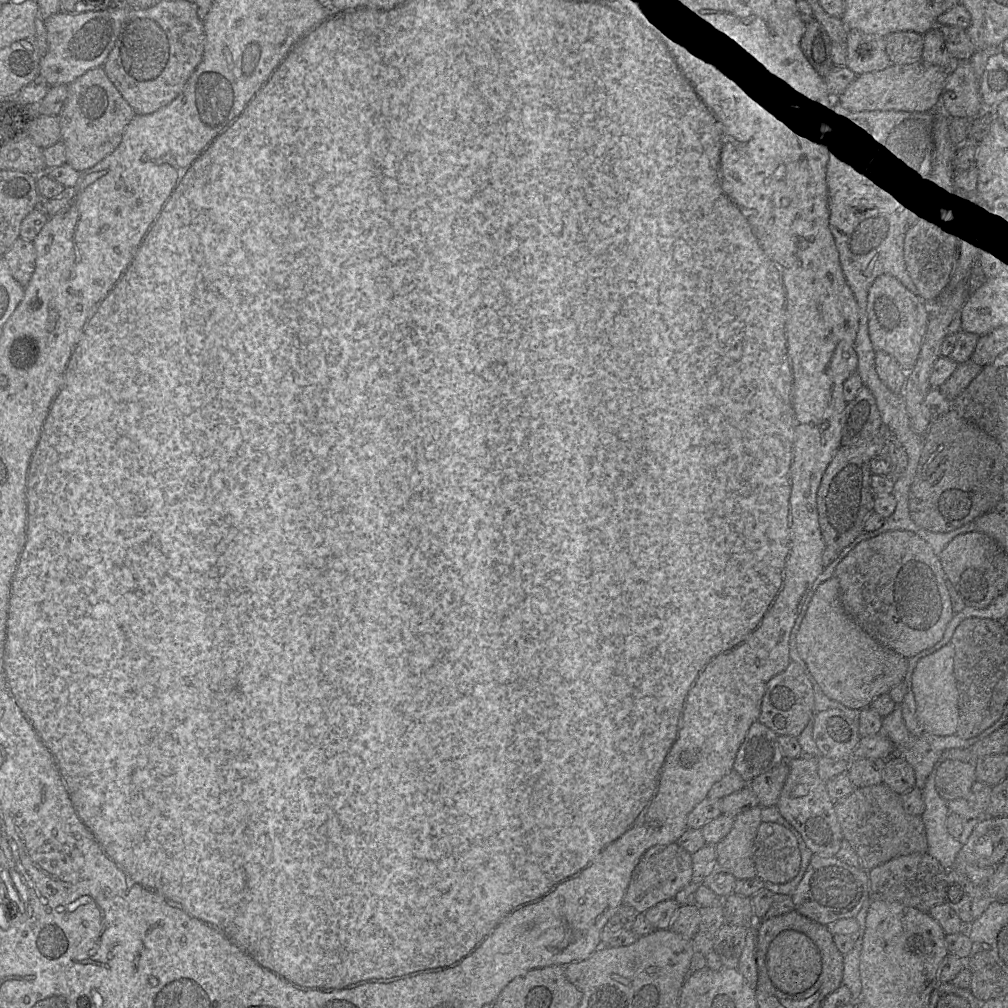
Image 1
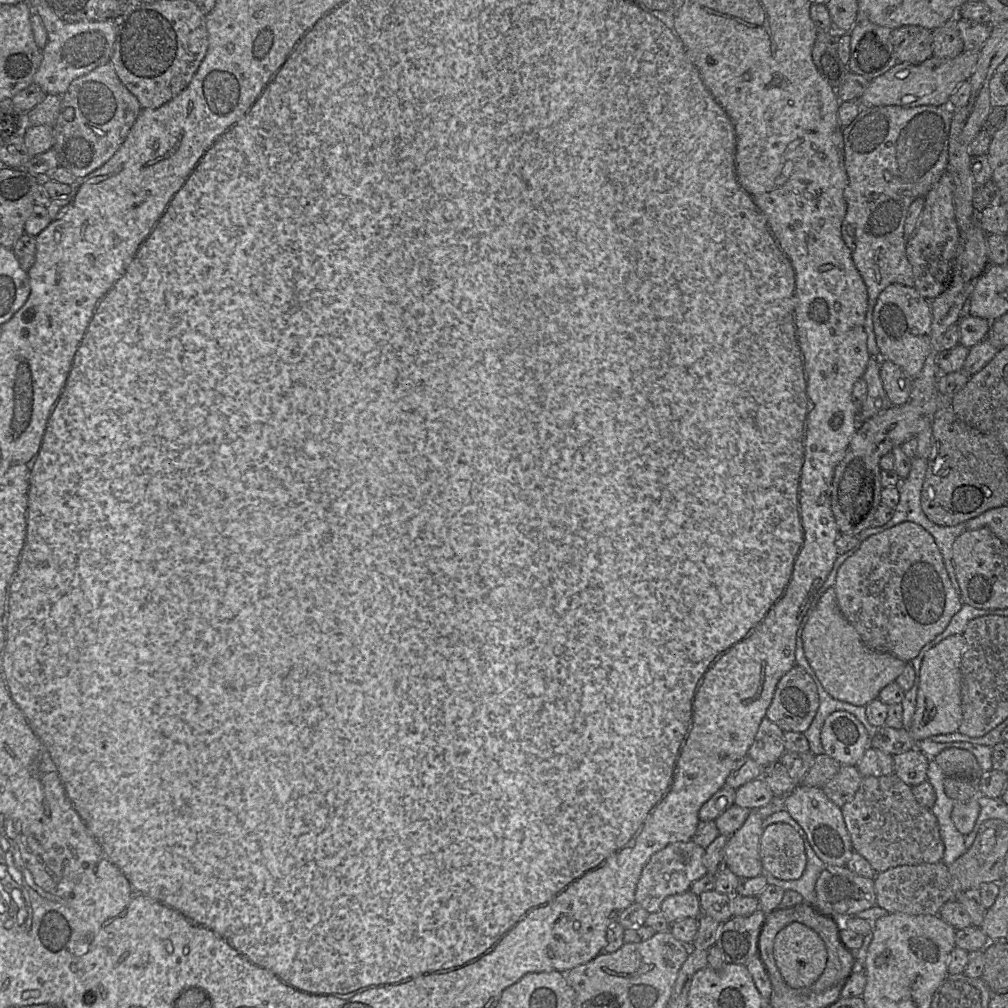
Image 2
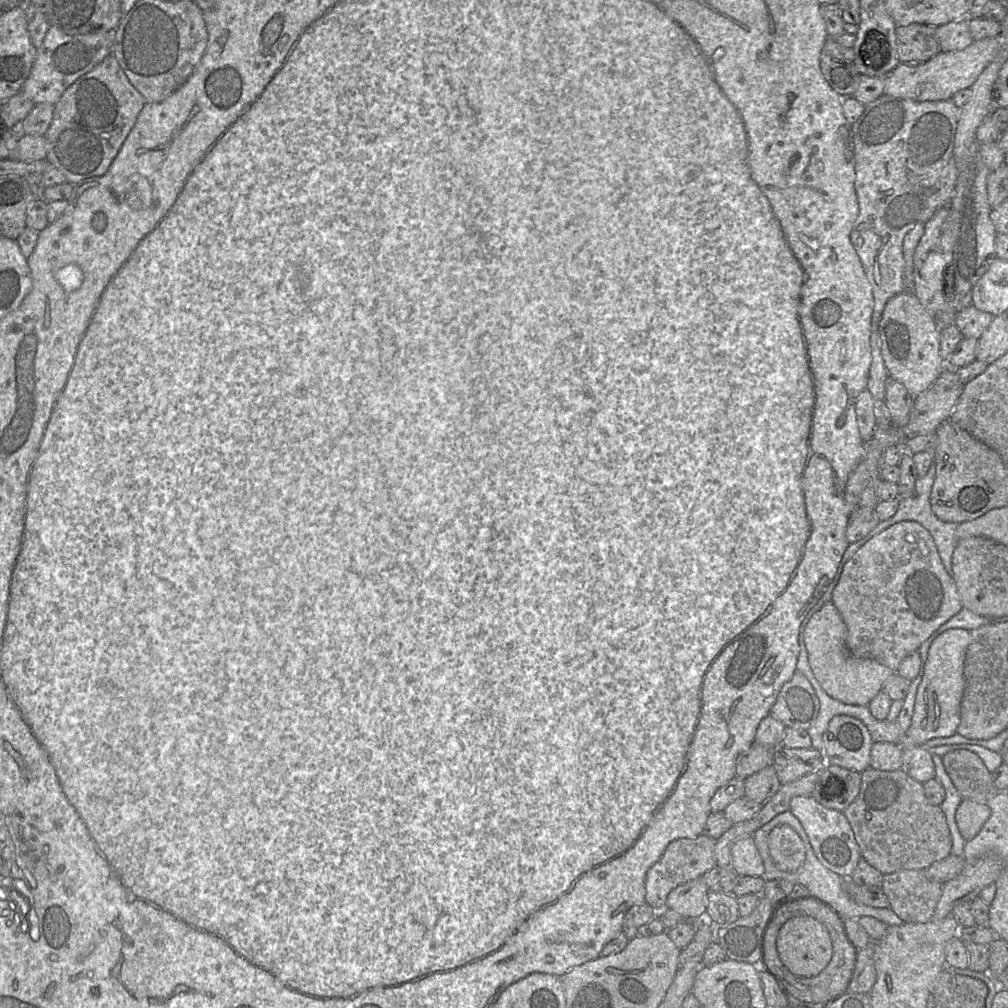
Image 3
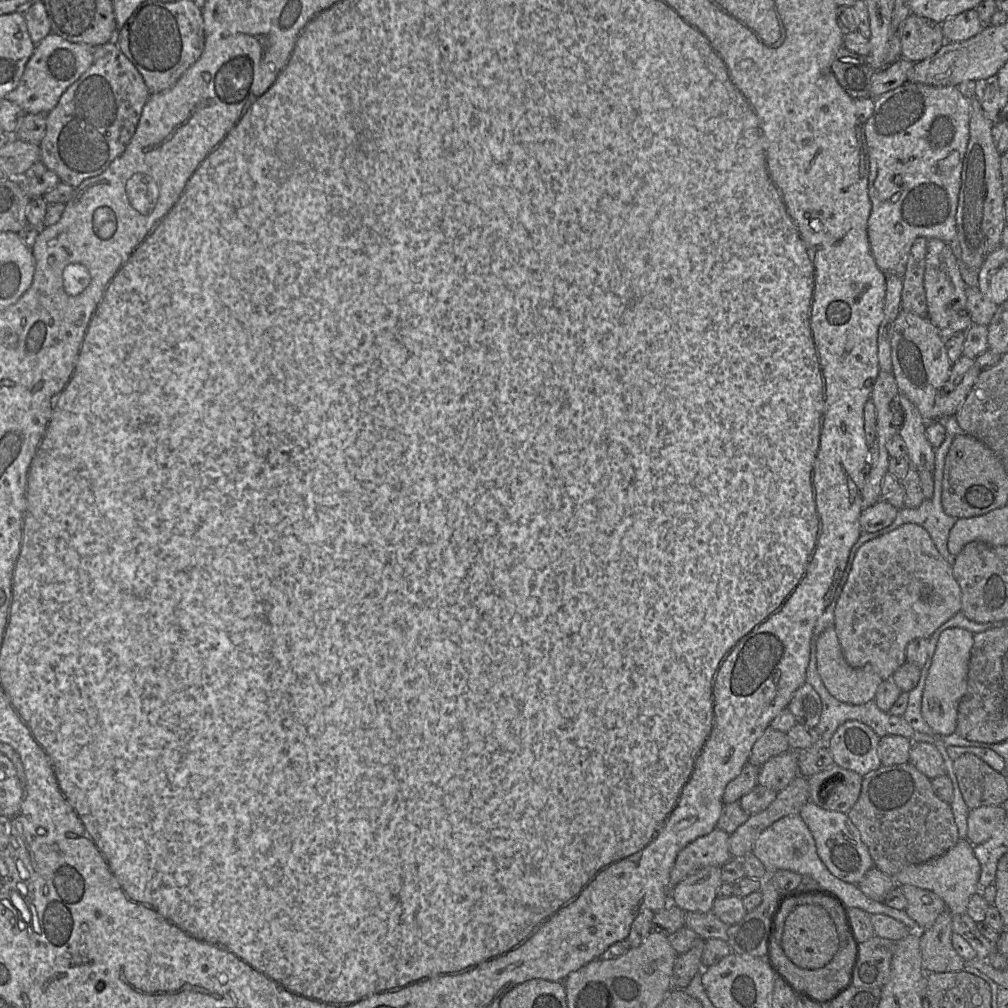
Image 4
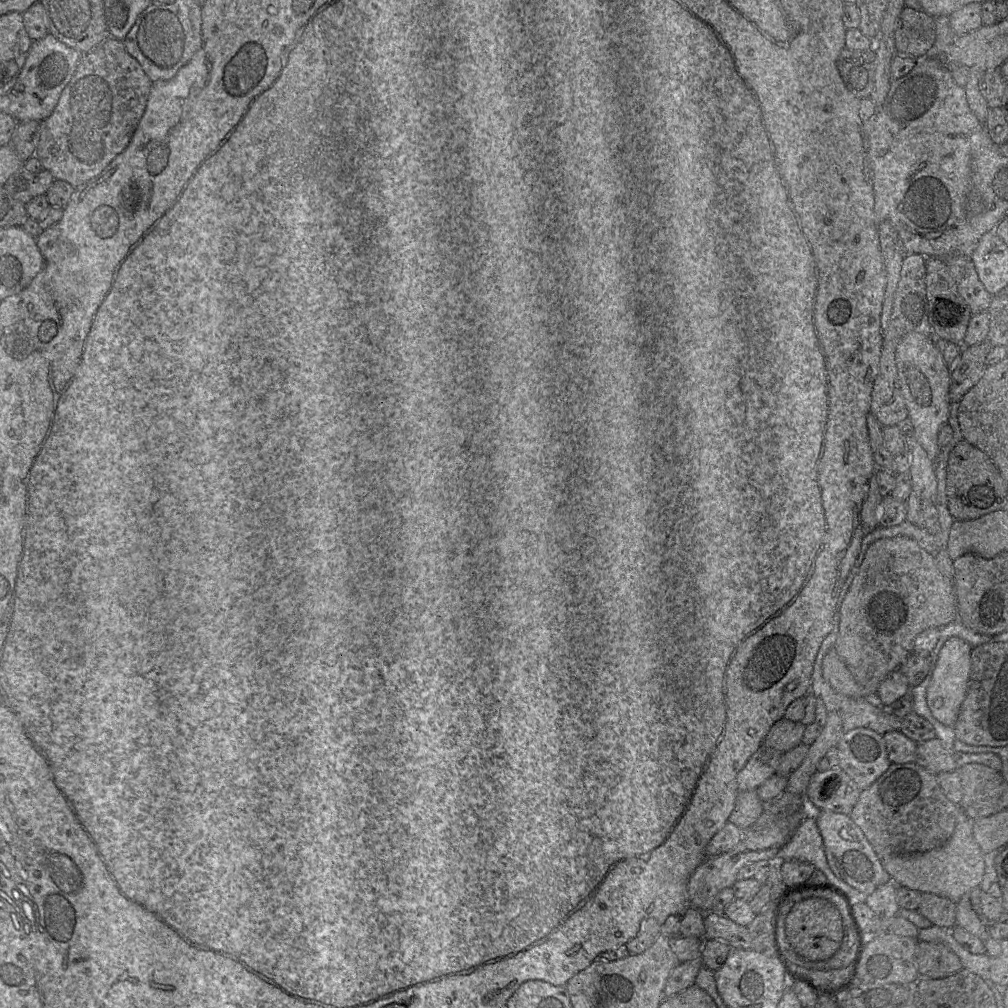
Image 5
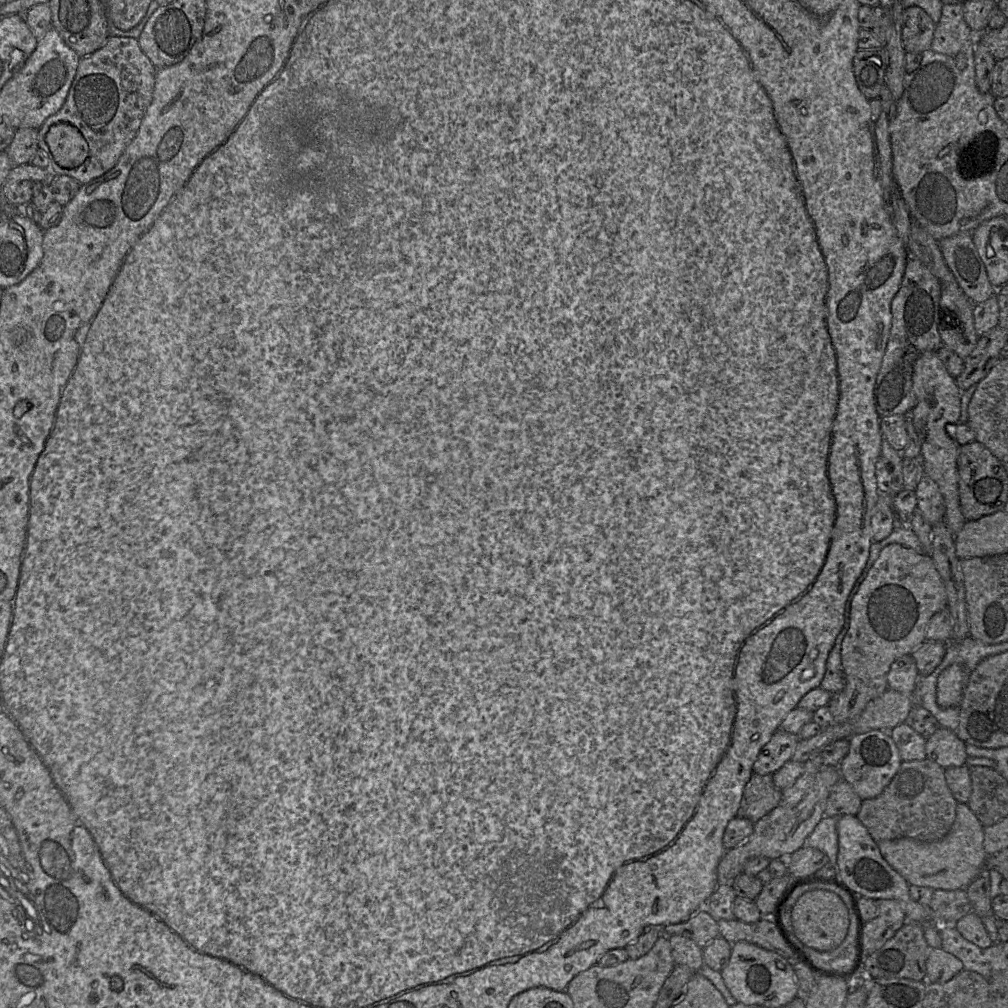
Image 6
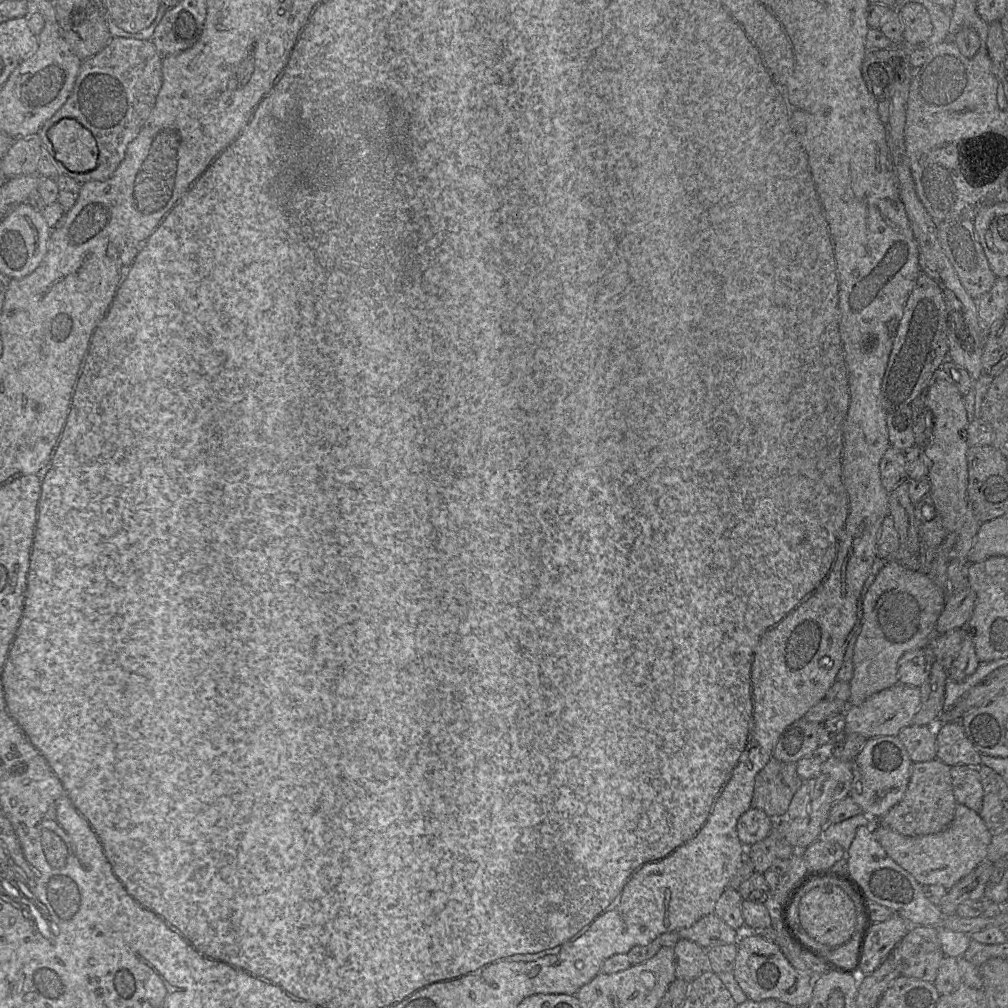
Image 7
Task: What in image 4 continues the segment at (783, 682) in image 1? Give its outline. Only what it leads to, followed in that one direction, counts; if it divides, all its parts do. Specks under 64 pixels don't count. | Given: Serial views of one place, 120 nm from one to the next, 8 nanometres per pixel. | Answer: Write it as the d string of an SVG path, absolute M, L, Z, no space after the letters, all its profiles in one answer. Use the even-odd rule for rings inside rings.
M805 682L794 692L787 708L794 715L796 723L815 728L820 720L822 702L816 690Z

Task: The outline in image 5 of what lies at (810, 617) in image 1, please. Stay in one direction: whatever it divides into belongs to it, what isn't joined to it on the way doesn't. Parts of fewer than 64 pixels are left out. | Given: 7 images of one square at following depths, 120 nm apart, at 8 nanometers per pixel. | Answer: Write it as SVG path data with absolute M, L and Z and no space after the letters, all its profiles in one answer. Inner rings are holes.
M834 646L823 658L822 673L829 685L838 693L853 698L864 698L863 687L855 680Z

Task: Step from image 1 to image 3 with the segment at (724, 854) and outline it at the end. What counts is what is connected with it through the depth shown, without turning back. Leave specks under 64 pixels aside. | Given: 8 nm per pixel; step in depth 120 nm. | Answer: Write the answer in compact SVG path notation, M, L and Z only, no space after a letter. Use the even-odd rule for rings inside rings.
M753 837L737 841L731 849L732 869L738 876L763 877L764 864Z

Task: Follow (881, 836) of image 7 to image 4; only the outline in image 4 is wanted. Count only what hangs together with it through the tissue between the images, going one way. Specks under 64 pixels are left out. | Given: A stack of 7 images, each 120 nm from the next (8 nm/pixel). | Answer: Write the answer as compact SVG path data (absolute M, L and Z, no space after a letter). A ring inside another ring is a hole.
M967 838L959 839L955 846L943 855L928 862L910 865L892 878L897 885L912 885L938 895L951 915L965 913L970 897L980 890L980 863L974 855L974 845Z

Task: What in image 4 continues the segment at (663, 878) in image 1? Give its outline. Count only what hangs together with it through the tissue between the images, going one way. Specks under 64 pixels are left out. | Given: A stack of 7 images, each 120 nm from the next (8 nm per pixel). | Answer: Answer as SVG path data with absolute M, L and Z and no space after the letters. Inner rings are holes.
M715 828L685 846L678 853L671 870L669 891L691 873L709 866L722 867L733 859L729 838L728 833Z

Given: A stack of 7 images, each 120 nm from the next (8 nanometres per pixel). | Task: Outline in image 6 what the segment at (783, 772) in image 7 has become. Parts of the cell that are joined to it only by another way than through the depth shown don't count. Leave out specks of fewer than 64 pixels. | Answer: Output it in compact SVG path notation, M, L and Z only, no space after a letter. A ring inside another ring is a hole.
M753 773L745 785L736 816L756 823L781 803L782 791L773 783L772 775Z

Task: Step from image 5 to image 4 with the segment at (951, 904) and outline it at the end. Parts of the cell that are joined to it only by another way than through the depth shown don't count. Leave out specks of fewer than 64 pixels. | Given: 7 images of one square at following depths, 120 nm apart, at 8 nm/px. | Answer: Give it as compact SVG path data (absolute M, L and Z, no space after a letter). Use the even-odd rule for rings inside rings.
M897 885L900 887L901 892L907 900L907 906L905 912L907 915L917 923L919 929L928 929L930 928L938 916L947 910L945 902L935 893L929 890L924 890L912 885Z

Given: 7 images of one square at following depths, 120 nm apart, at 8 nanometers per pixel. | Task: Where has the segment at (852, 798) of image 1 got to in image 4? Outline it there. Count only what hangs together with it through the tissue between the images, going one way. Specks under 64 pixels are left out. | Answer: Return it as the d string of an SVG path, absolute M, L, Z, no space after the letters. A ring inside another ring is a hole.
M911 763L881 766L862 777L860 795L847 815L859 830L874 867L888 876L893 877L907 866L922 864L943 855L960 839L952 808L934 793L931 780Z

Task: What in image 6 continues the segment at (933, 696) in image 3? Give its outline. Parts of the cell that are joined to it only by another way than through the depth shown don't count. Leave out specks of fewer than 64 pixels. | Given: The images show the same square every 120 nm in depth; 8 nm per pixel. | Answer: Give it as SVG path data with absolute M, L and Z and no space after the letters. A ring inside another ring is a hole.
M952 664L940 673L936 685L936 701L940 707L960 706L968 674L958 664Z

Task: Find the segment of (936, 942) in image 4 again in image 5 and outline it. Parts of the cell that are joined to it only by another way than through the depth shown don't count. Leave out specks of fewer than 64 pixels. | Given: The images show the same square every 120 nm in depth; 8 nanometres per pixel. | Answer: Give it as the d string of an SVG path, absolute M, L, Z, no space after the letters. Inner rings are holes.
M918 941L915 959L920 977L939 979L963 969L959 957L941 943Z

